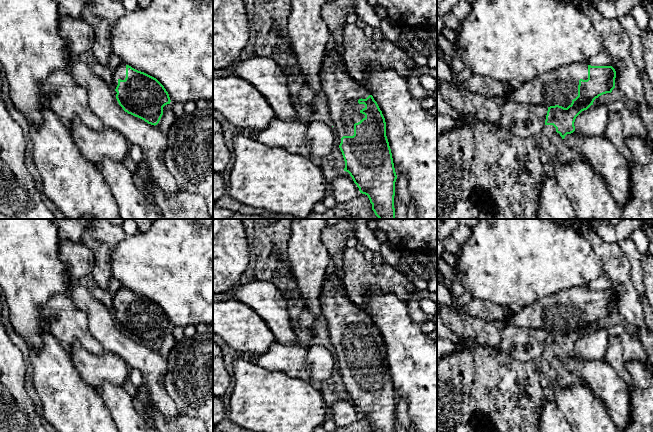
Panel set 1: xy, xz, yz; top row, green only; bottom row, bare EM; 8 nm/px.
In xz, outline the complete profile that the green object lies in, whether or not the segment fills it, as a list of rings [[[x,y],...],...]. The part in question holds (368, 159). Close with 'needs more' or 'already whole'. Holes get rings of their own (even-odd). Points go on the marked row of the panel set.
[[[325,52],[321,83],[323,98],[330,109],[336,144],[345,161],[344,171],[350,174],[360,193],[368,196],[379,219],[396,219],[394,196],[397,175],[382,111],[370,92],[349,75],[341,55]]]; needs more

